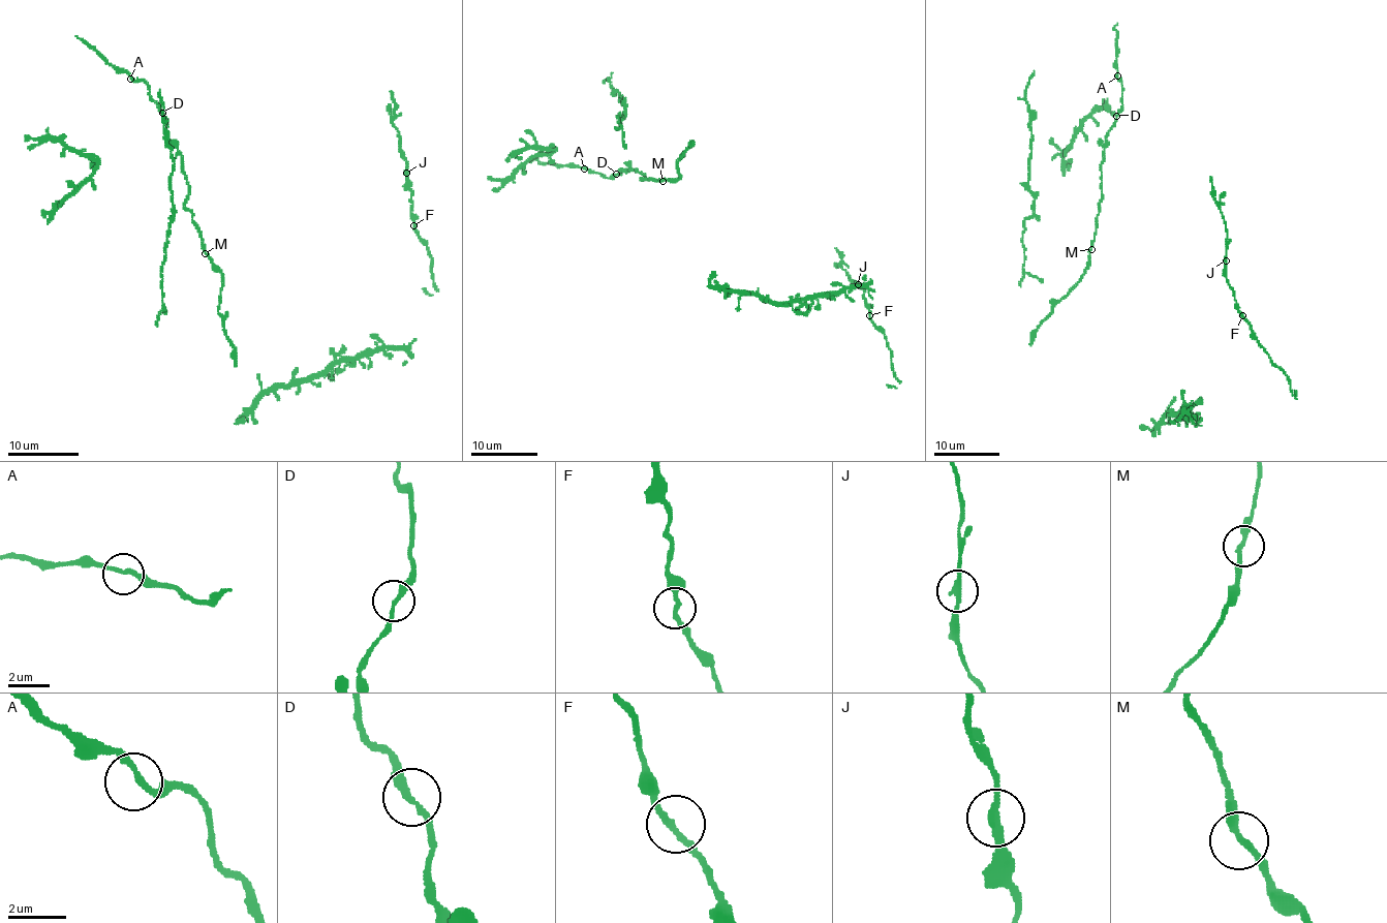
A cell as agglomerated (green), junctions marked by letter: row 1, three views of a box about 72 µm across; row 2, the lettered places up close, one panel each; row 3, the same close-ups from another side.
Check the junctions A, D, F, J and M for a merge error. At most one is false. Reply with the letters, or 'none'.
none

